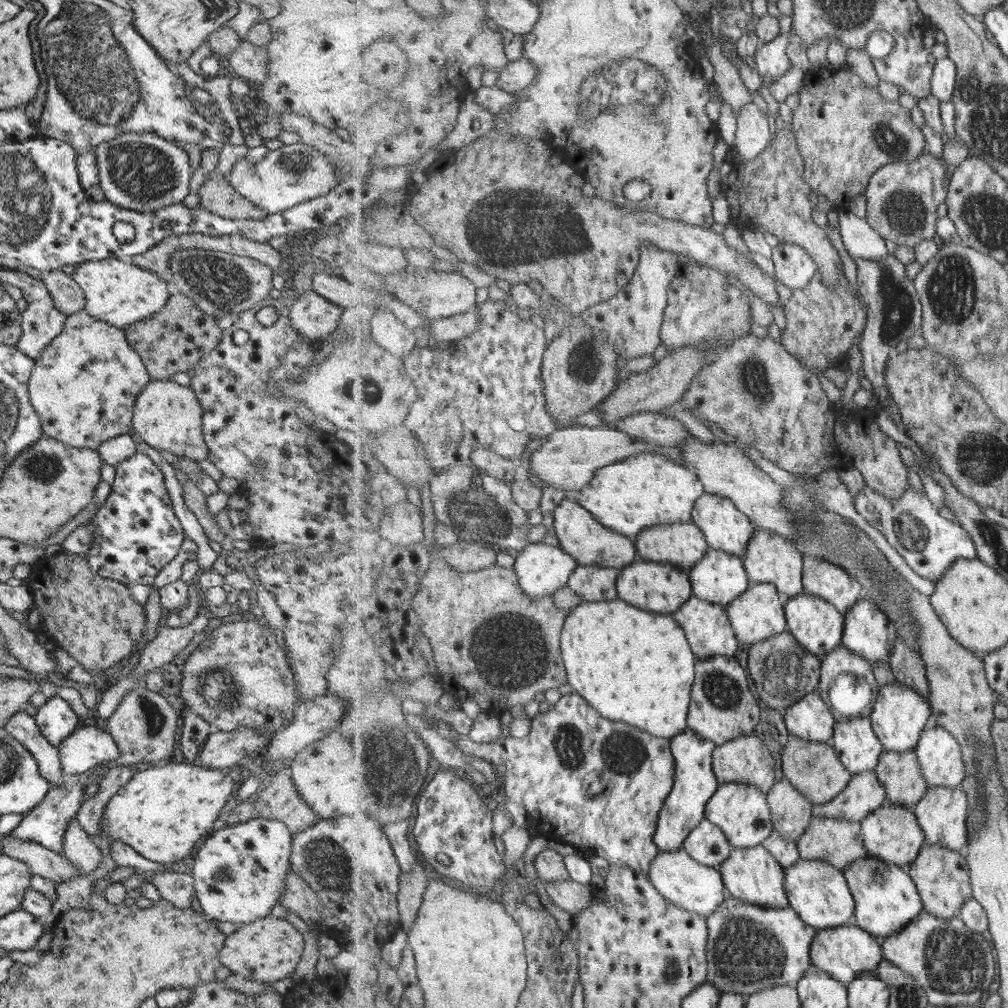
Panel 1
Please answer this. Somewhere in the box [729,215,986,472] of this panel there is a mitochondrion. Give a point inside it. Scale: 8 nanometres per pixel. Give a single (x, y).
(950, 290)

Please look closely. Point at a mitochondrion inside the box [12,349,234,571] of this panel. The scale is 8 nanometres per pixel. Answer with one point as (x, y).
(39, 467)

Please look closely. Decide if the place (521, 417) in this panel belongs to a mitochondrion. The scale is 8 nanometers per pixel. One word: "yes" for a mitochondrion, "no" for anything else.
no

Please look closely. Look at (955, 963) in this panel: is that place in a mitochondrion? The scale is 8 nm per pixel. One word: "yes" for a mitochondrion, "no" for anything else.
yes

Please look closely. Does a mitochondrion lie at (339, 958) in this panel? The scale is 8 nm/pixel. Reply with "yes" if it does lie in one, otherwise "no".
no

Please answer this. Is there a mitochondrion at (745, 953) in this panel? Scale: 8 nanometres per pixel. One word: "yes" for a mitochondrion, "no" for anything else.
yes

